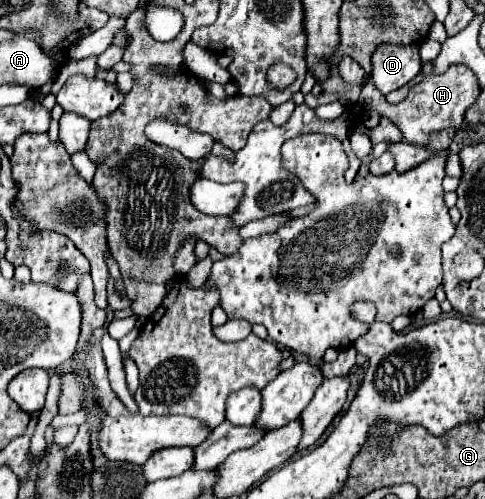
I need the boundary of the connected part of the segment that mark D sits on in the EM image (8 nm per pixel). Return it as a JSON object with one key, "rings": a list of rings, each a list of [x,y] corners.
{"rings":[[[380,44],[372,54],[372,84],[382,94],[388,94],[414,80],[422,70],[418,48],[418,44]]]}

